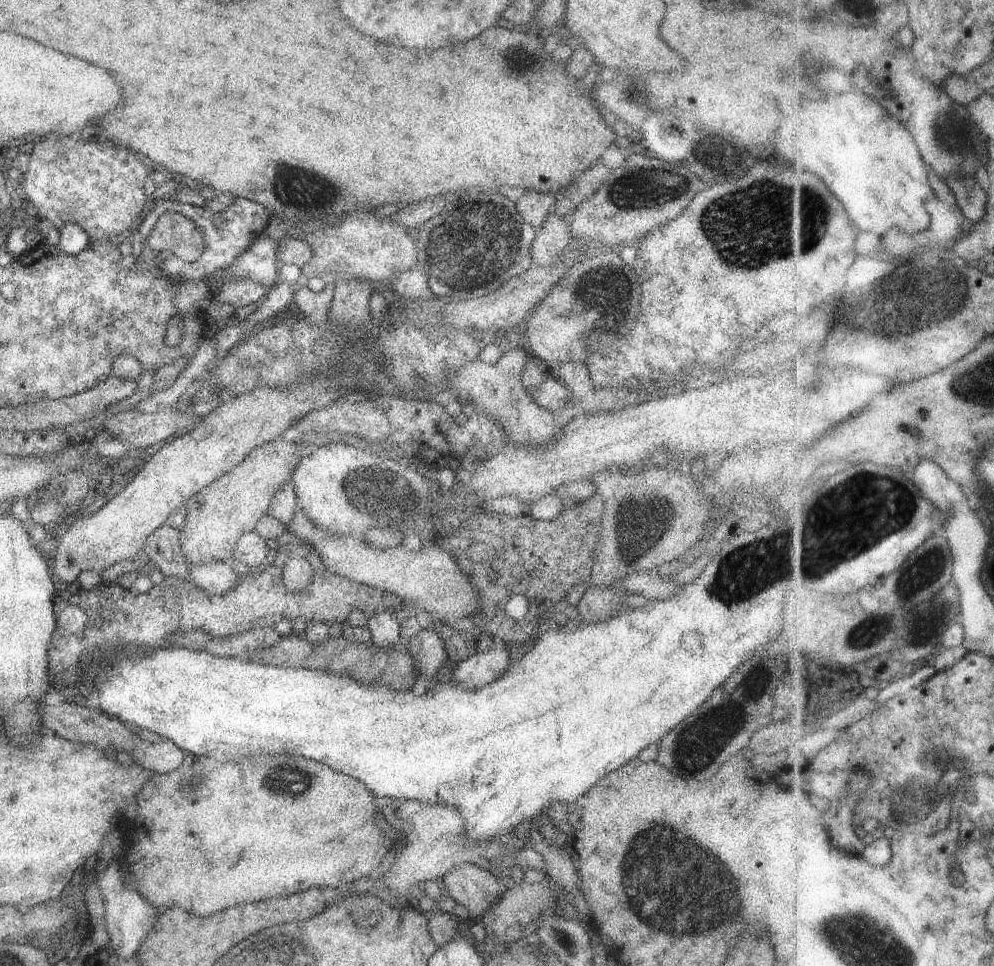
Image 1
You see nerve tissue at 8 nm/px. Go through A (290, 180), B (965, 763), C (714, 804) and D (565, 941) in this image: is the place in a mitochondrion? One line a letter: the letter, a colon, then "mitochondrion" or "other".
A: mitochondrion
B: mitochondrion
C: other
D: other

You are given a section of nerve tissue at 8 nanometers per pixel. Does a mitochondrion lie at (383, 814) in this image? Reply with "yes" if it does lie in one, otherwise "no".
no

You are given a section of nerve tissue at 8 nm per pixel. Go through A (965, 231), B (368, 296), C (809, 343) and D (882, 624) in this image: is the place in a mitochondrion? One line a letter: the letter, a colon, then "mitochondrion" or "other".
A: other
B: other
C: mitochondrion
D: mitochondrion

